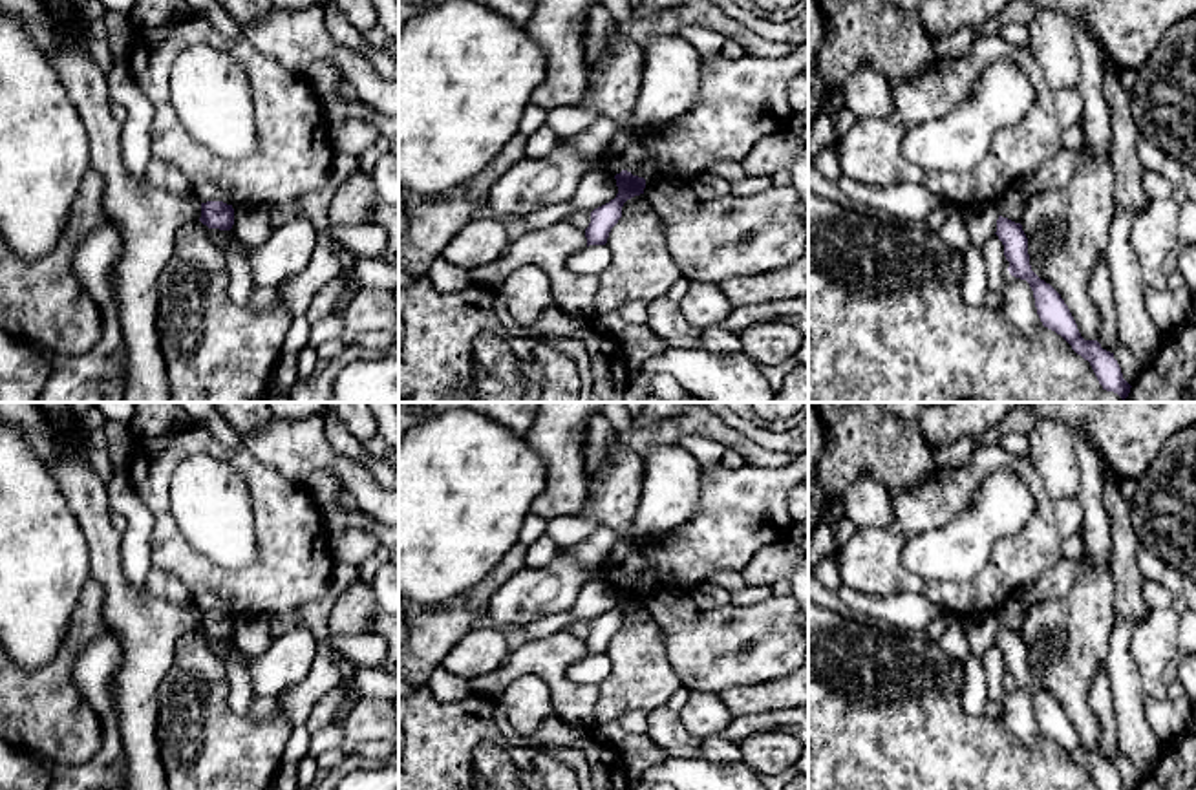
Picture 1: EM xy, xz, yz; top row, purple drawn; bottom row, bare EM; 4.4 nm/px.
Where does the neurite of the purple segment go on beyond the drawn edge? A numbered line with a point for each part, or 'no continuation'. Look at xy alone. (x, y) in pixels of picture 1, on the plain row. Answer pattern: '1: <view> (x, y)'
no continuation

